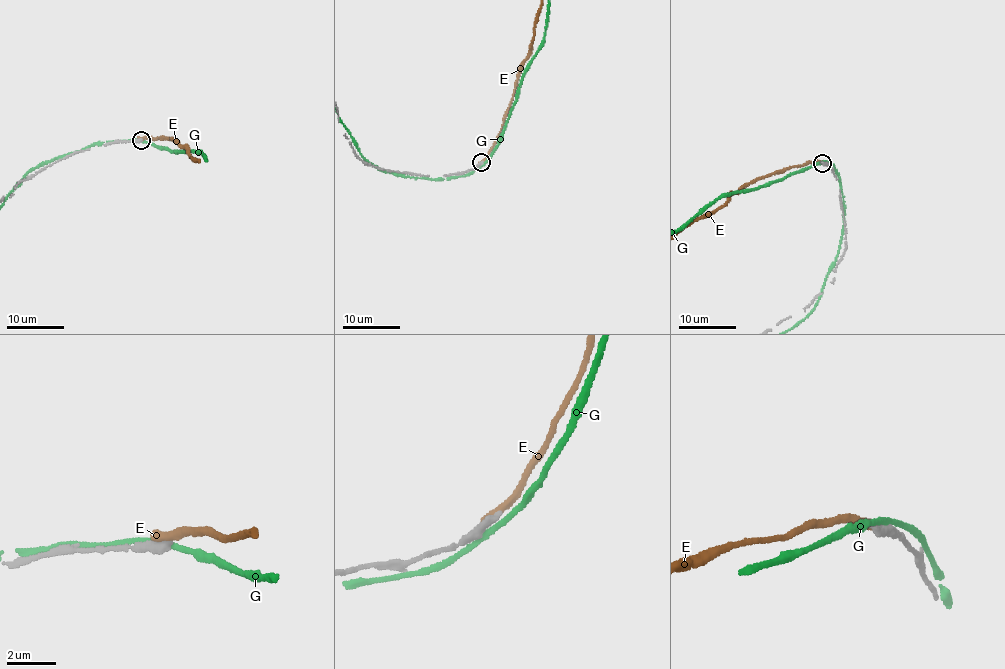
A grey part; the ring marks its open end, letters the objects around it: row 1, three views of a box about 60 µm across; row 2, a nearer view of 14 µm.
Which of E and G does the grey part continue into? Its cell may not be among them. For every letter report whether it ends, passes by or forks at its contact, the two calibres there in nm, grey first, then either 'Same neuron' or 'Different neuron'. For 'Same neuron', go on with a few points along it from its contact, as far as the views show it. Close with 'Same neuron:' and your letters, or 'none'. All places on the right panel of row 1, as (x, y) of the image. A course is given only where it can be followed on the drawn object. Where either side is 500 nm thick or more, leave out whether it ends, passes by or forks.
E: It ends there. Thickness 400 nm (grey) against 400 nm. Different neuron
G: It passes by. Thickness 480 nm (grey) against 200 nm. Different neuron
Same neuron: none

